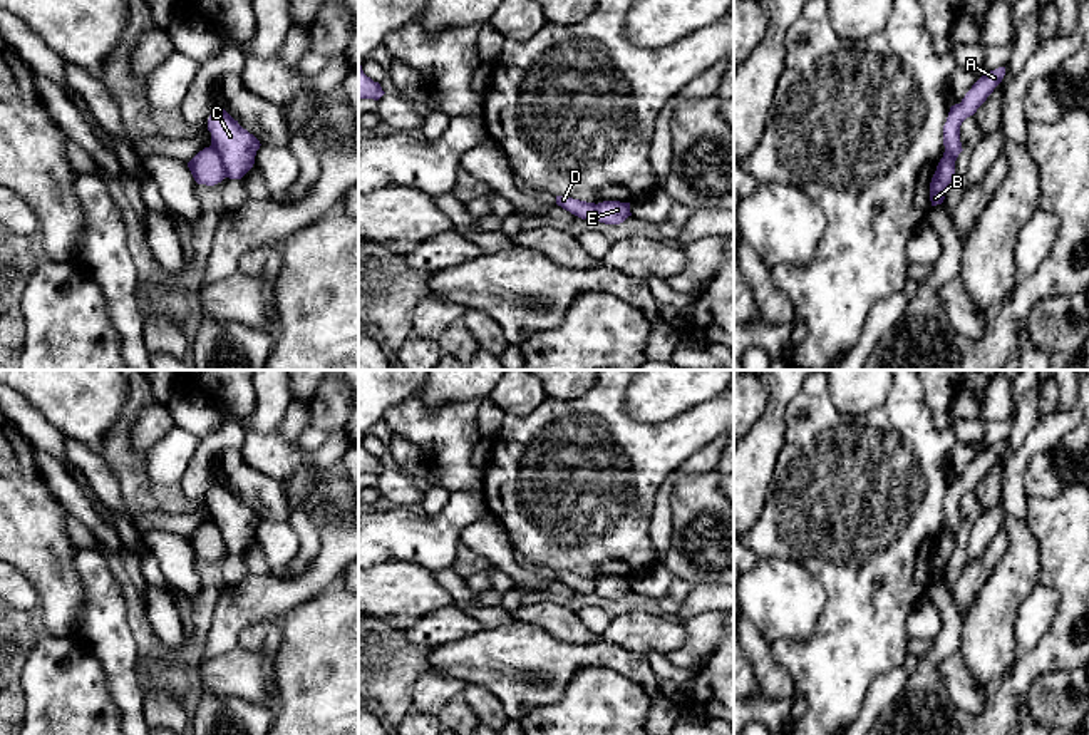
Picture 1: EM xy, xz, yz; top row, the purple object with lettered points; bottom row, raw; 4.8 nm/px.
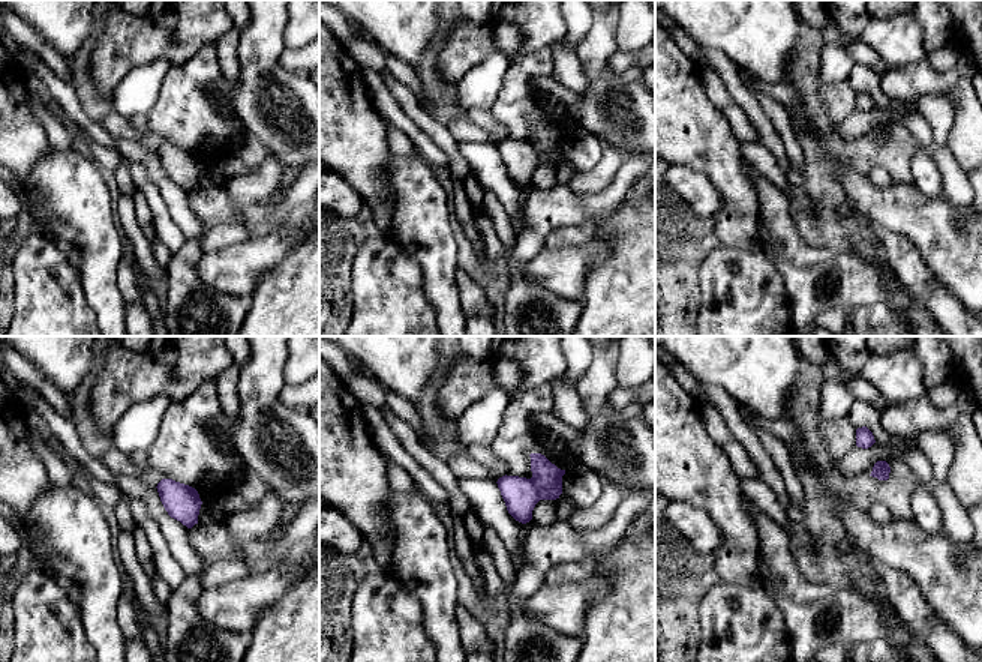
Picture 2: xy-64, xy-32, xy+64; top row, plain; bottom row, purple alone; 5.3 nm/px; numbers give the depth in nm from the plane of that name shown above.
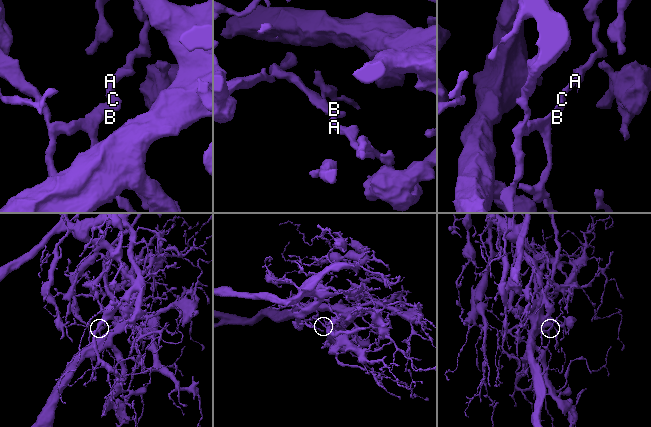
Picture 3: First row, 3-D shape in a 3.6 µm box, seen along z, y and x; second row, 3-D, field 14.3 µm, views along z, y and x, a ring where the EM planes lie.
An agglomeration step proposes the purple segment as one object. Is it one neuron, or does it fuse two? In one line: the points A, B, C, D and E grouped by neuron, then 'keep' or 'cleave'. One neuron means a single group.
A C E / B D; cleave

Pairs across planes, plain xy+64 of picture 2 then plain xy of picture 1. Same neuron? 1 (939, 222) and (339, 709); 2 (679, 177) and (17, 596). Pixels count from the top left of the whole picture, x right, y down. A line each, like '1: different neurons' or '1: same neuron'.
1: same neuron
2: same neuron

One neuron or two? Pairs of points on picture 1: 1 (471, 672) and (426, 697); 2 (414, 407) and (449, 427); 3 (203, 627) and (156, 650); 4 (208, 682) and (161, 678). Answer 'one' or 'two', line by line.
1: two
2: one
3: one
4: one

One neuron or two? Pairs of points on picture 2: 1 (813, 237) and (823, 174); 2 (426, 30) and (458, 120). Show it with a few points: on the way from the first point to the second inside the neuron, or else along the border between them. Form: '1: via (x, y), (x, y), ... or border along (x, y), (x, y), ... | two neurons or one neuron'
1: via (828, 222), (828, 192), (825, 189) | one neuron
2: border along (438, 15), (438, 33), (422, 51), (414, 66) | two neurons

